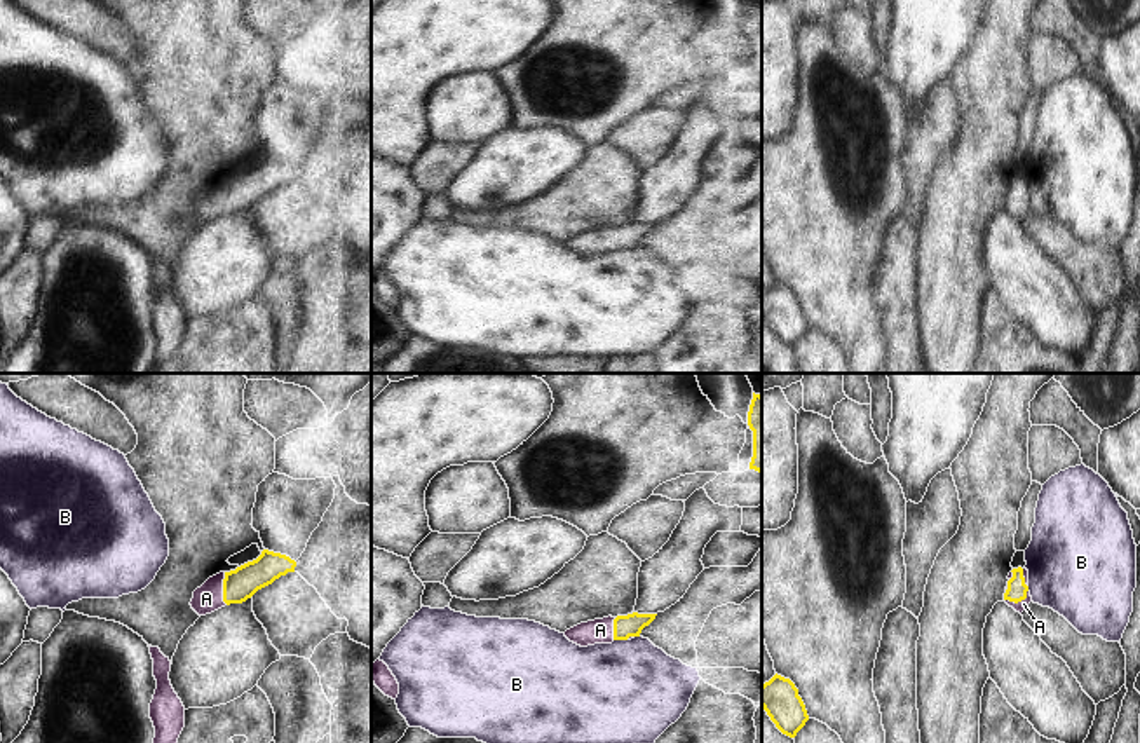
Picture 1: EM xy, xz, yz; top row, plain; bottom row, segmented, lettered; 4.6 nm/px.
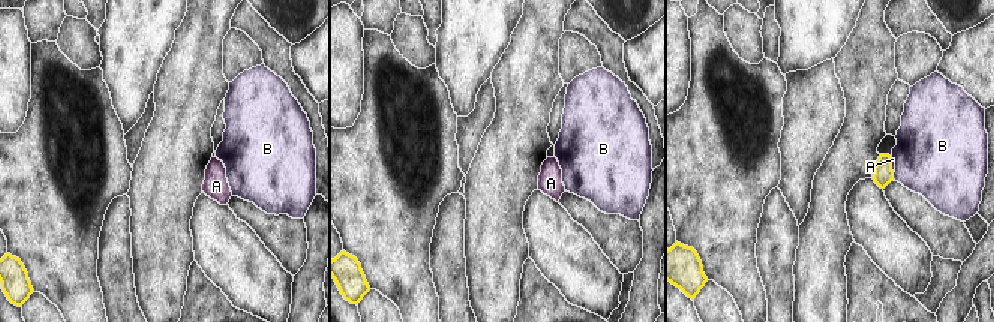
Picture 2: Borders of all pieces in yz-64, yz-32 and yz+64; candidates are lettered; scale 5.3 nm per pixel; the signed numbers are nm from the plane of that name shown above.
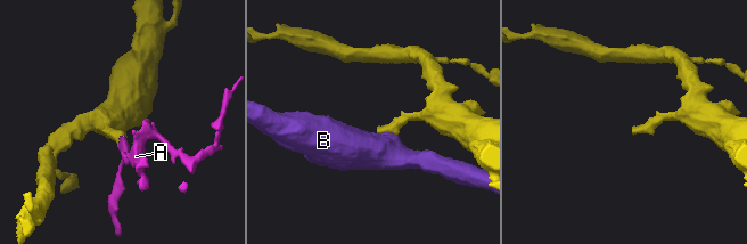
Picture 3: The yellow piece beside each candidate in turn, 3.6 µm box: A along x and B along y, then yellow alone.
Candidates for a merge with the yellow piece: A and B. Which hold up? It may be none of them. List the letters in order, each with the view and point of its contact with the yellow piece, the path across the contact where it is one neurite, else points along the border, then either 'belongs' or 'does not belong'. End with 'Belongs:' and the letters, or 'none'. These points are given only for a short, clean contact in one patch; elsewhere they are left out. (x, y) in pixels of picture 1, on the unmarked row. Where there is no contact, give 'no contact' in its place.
A: meets yellow in xy at (223, 197); runs through xy (239, 194), (223, 197), (206, 208); belongs
B: meets yellow in xz at (621, 248); border along xz (628, 246), (614, 250); does not belong
Belongs: A

